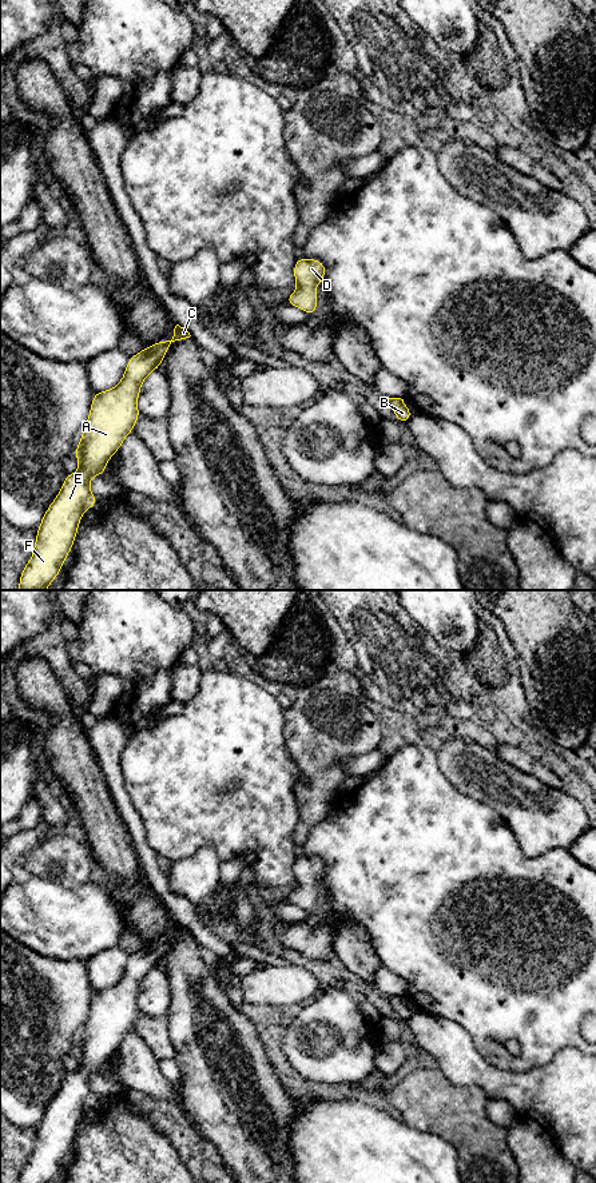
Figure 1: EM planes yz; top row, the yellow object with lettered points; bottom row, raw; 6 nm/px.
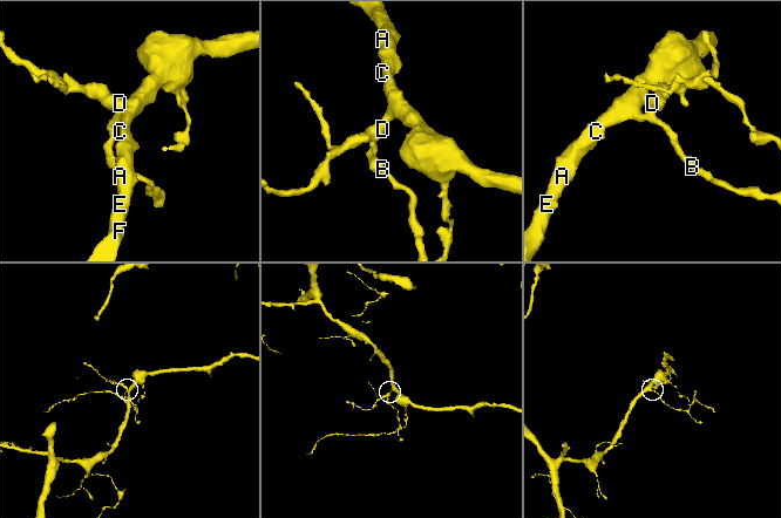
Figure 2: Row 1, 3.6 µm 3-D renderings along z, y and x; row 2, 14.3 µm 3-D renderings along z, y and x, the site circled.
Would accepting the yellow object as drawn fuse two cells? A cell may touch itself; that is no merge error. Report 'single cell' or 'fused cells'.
single cell

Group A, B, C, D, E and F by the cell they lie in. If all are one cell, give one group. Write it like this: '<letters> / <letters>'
A B C D E F

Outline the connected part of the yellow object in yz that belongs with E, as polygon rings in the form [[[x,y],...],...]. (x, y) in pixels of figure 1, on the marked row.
[[[176,324],[170,340],[144,347],[128,358],[118,386],[94,394],[88,421],[73,454],[80,467],[67,474],[60,491],[45,510],[32,558],[20,574],[19,590],[47,590],[57,577],[73,546],[83,513],[98,503],[90,479],[104,474],[108,459],[118,453],[140,417],[138,397],[142,383],[159,369],[172,343],[190,336],[186,328]]]

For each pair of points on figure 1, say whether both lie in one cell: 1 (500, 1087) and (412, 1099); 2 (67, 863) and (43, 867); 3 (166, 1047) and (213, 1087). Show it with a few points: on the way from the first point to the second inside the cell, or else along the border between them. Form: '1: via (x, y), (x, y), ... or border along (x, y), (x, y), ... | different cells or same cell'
1: border along (452, 1083), (477, 1086), (487, 1098) | different cells
2: via (62, 863), (48, 863) | same cell
3: border along (167, 1023), (174, 1058) | different cells

